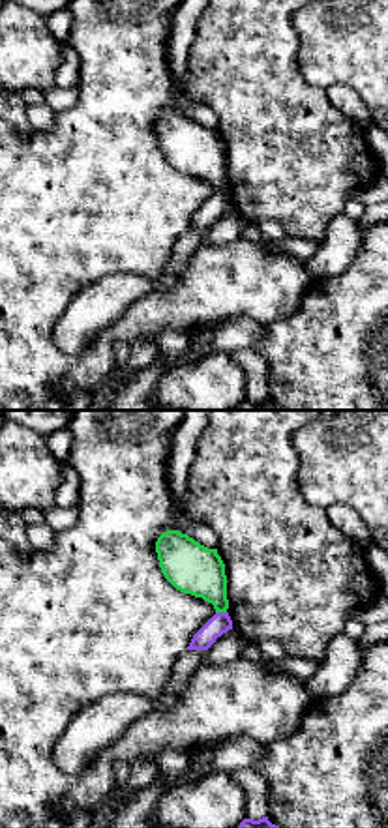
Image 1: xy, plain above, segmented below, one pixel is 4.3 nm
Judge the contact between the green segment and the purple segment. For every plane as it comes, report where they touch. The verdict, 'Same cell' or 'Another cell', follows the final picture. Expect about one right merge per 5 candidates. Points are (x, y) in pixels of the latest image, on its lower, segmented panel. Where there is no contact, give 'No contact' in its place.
Touches green at (222, 611)

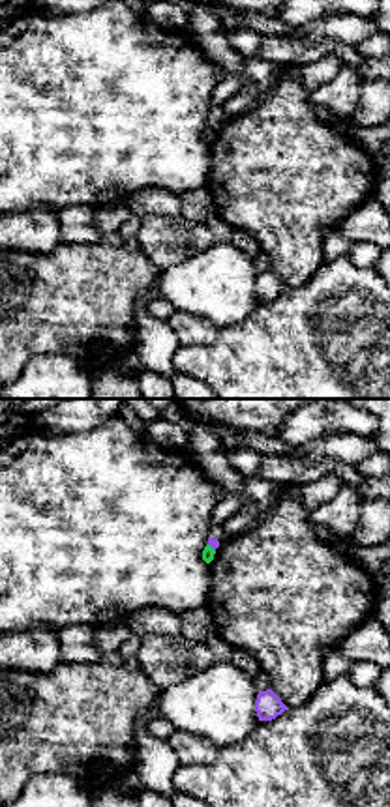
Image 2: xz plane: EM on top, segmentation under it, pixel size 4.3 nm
Touches green at (210, 547)

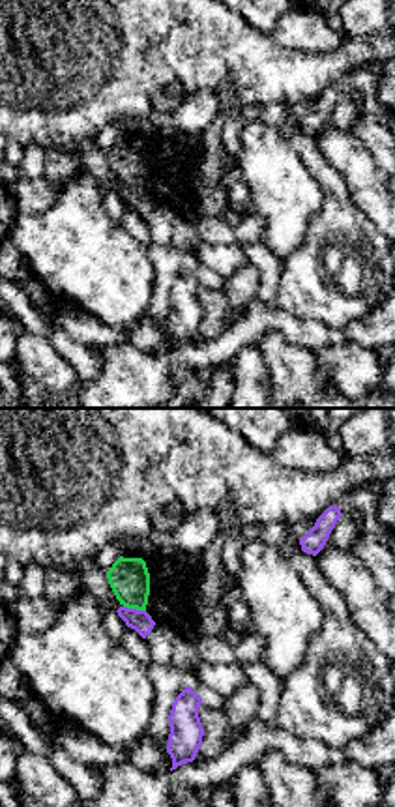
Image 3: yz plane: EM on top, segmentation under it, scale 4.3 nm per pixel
Touches green at (135, 607)

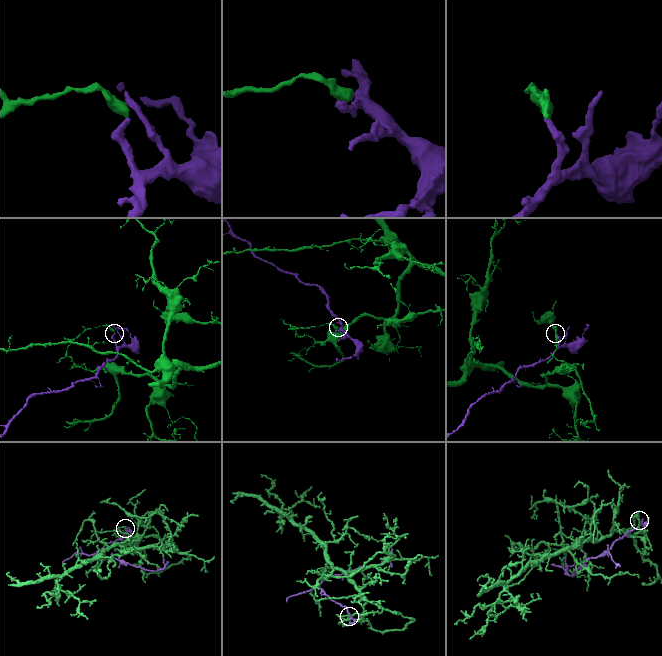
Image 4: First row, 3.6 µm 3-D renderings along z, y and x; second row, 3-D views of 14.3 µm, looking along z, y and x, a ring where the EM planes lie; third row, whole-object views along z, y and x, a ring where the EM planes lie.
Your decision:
Another cell

